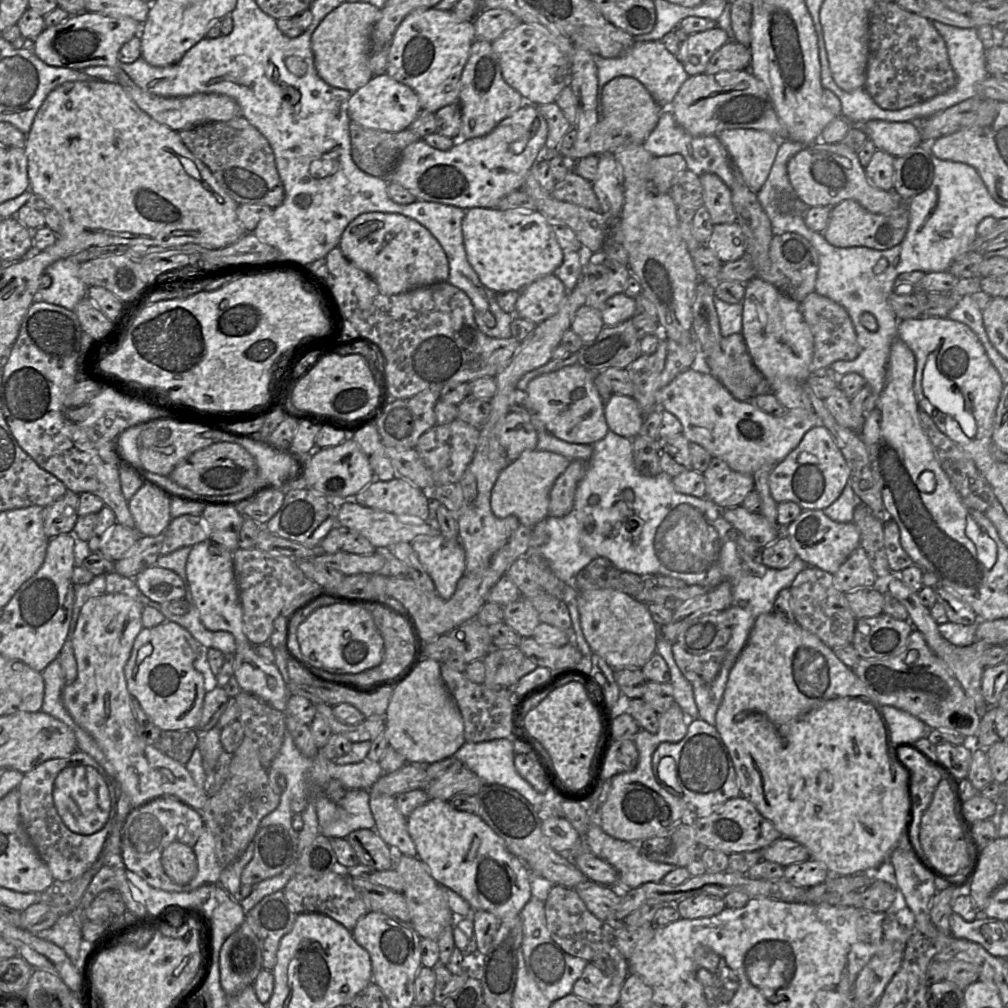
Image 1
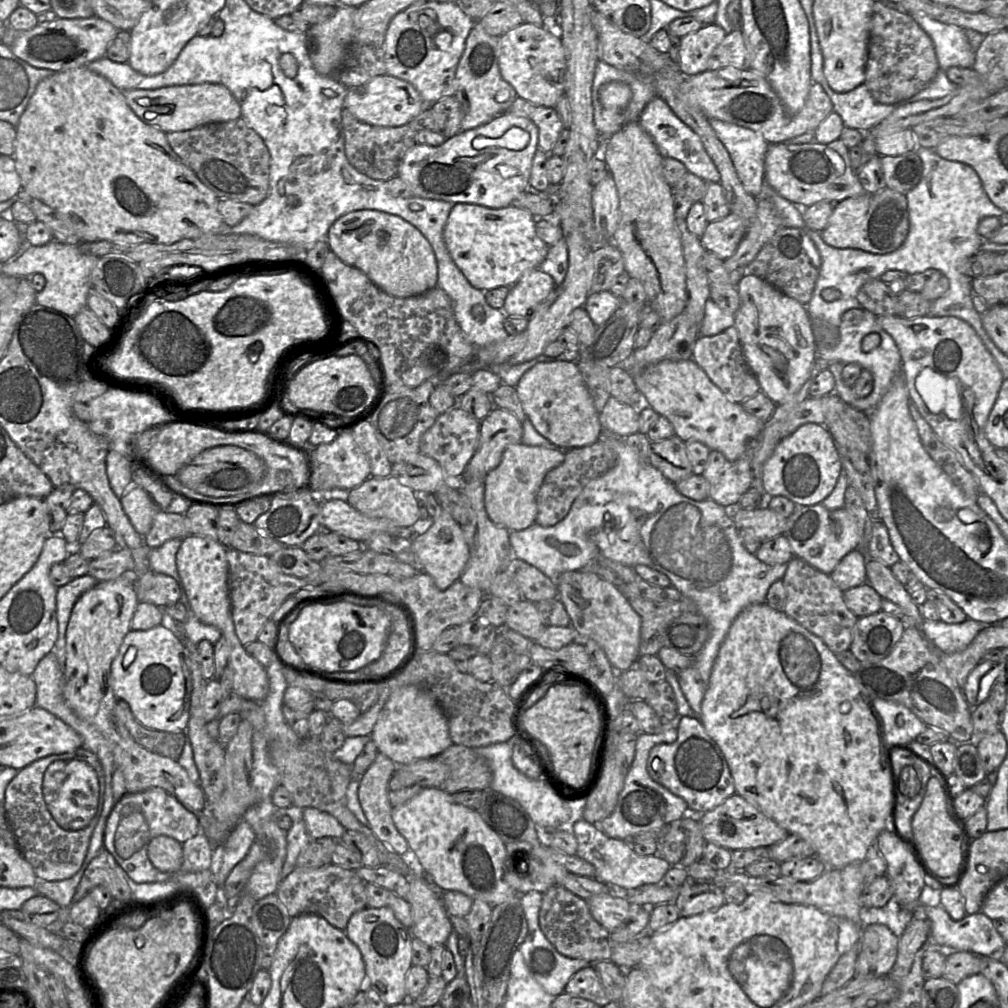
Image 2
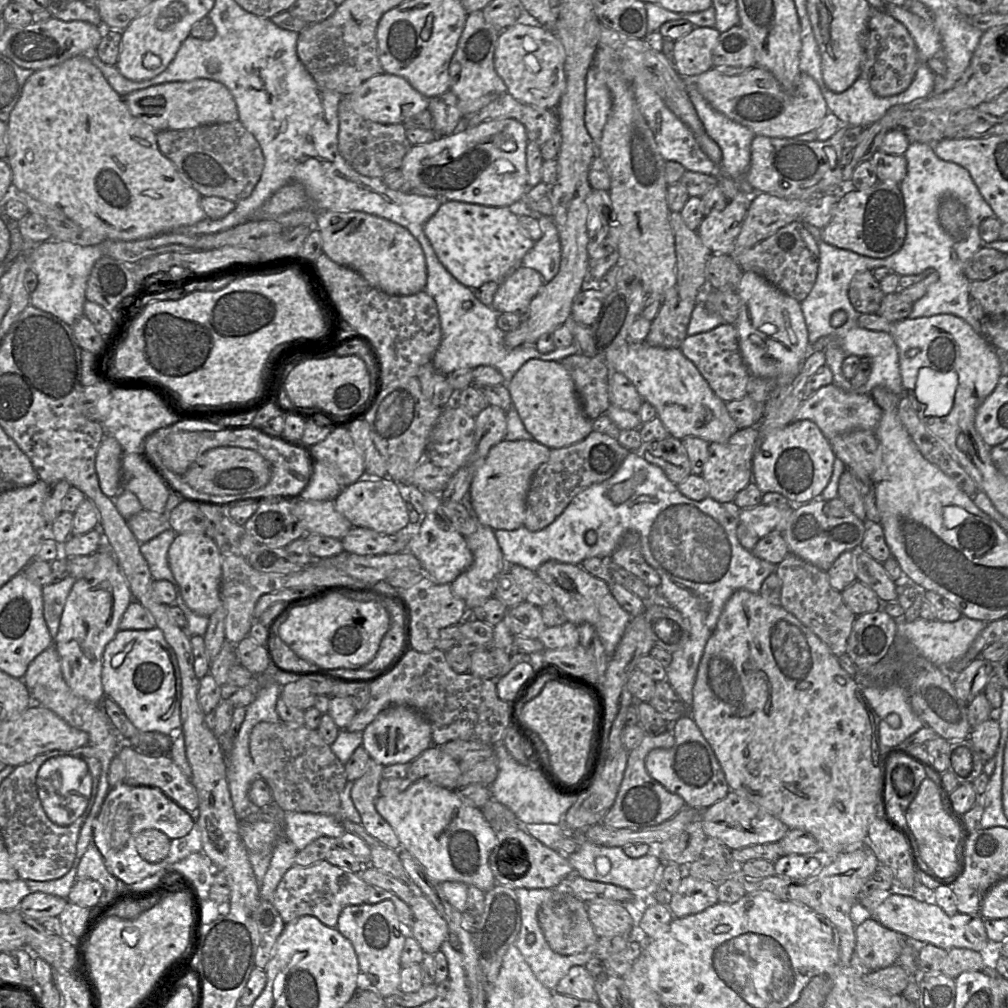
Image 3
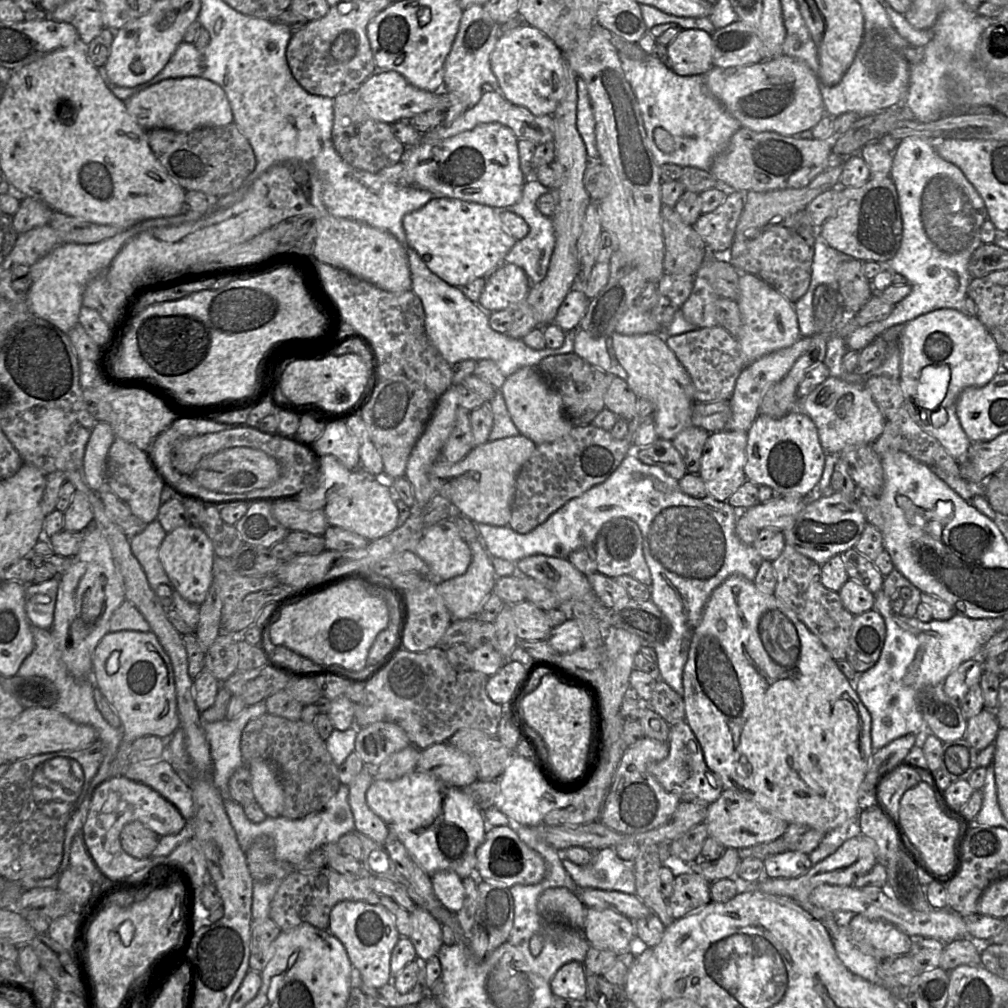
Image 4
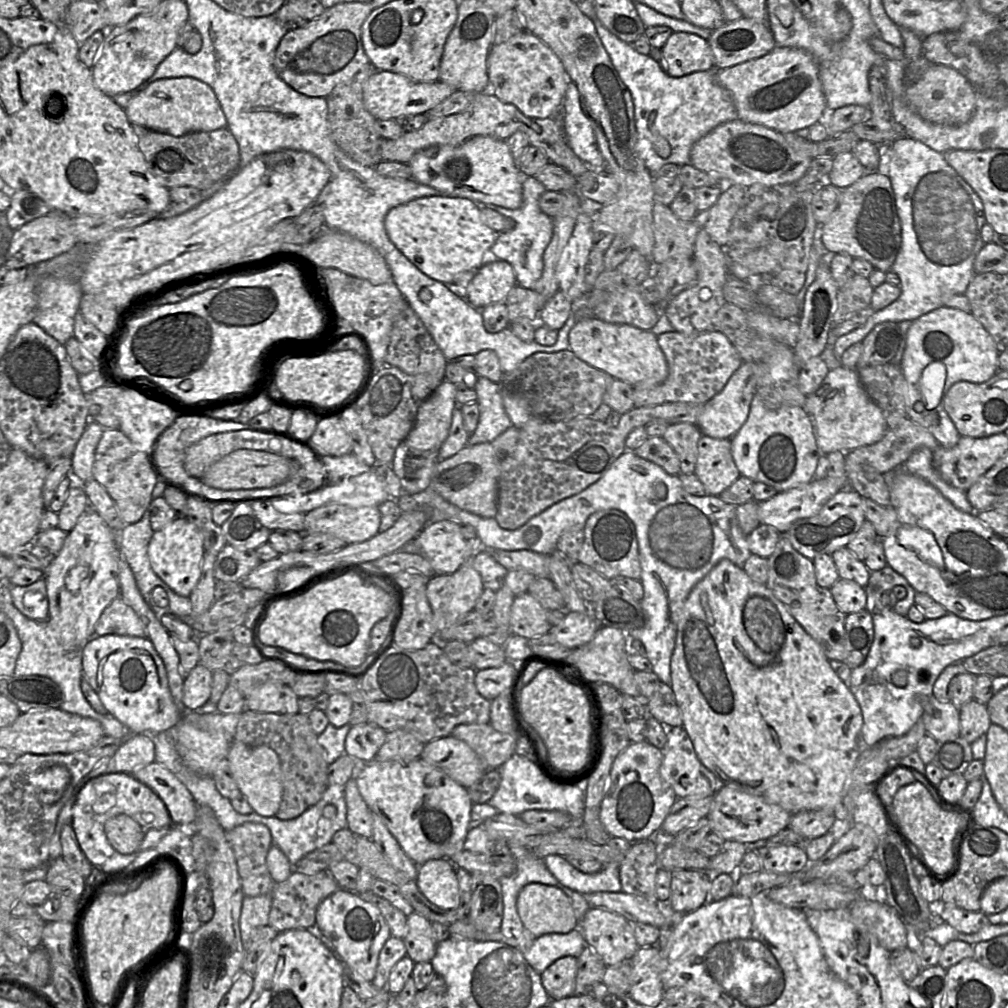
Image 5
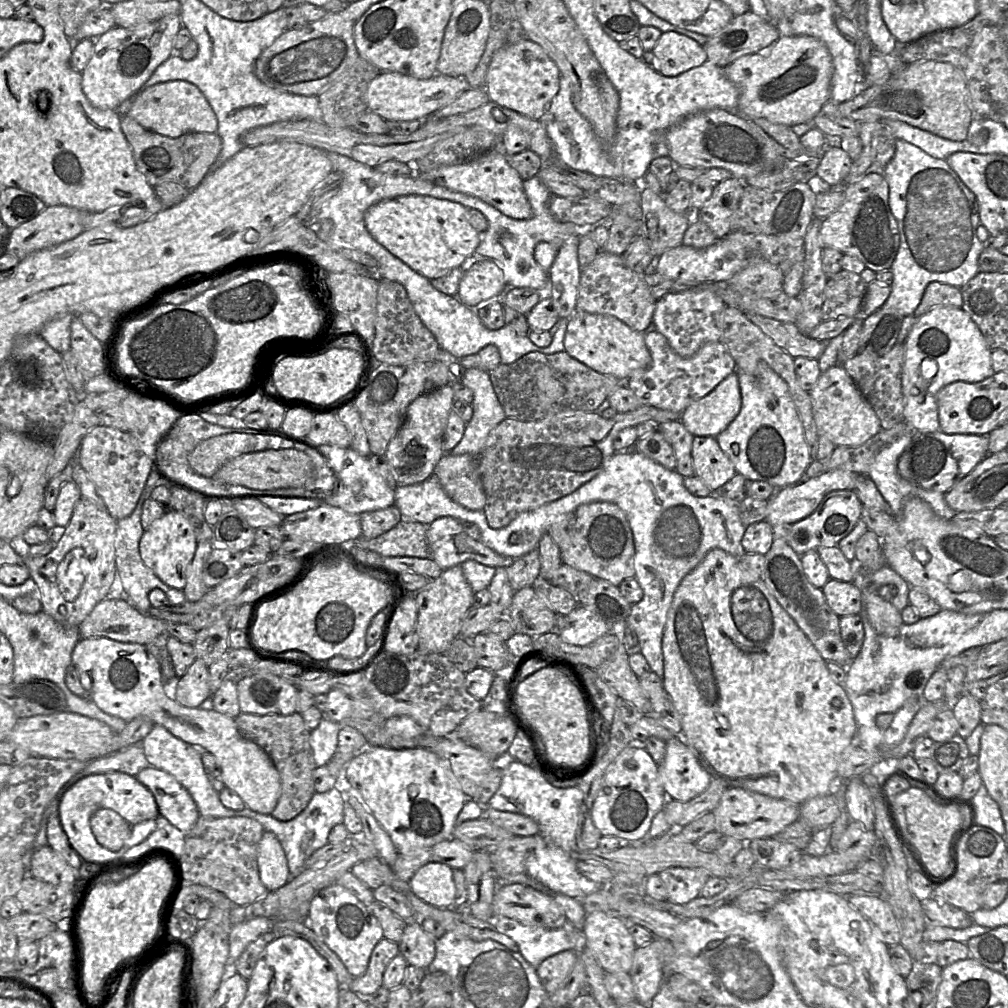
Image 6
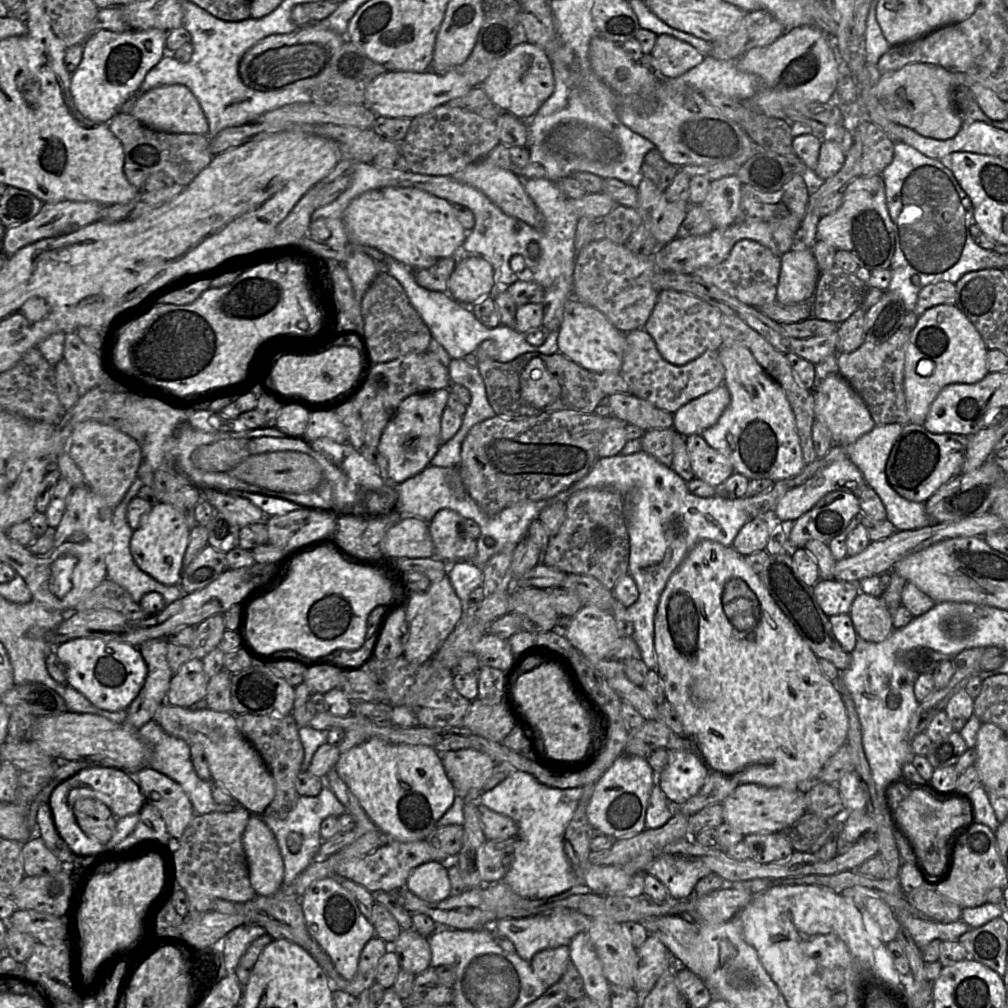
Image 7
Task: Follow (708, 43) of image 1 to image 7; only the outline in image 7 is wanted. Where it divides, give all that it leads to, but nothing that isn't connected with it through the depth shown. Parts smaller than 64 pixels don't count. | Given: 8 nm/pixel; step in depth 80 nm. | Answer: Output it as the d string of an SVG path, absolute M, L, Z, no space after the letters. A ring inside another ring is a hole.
M668 34L657 36L651 55L664 79L680 77L699 65L705 57L690 44Z

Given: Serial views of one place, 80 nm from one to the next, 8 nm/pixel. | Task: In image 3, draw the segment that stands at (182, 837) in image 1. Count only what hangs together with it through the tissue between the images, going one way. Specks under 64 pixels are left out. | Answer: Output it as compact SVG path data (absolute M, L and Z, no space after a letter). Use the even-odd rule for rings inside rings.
M127 783L110 788L100 811L93 822L93 844L102 855L109 872L125 884L133 884L160 872L159 878L167 876L165 864L149 863L141 858L135 847L135 836L145 830L154 829L170 839L186 836L194 827L190 813L168 798L159 789L148 786L132 786Z

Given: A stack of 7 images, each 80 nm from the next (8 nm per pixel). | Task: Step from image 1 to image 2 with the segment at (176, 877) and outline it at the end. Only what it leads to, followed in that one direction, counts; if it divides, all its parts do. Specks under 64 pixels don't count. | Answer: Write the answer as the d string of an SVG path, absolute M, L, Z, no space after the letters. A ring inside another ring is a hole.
M157 836L148 845L148 857L154 867L162 869L167 876L179 872L183 862L183 845L167 836Z

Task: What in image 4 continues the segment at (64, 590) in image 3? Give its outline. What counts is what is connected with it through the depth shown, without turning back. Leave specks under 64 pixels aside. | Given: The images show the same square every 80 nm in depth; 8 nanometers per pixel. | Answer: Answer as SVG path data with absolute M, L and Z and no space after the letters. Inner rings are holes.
M53 578L41 584L27 584L25 589L25 611L33 626L51 629L59 586Z

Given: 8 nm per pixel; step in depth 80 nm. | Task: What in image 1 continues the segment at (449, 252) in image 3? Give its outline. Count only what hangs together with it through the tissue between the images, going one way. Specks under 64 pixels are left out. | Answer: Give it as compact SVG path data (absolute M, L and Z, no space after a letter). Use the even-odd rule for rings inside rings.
M471 208L465 211L462 233L468 262L482 284L497 294L507 291L521 292L534 281L553 274L563 261L564 251L557 242L552 222L539 211Z

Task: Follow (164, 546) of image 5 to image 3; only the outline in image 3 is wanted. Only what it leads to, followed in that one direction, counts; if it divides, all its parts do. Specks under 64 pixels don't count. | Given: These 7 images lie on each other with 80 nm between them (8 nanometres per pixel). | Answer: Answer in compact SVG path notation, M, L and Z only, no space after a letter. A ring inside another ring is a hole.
M178 533L168 550L168 563L187 606L195 613L209 617L221 601L221 556L211 537L199 533Z

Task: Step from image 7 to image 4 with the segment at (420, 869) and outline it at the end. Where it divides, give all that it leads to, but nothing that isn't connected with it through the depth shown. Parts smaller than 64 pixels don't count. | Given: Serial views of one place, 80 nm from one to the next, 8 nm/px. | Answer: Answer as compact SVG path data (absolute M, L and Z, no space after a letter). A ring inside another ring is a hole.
M452 871L436 872L430 879L433 892L440 904L452 913L457 913L464 901L462 879Z

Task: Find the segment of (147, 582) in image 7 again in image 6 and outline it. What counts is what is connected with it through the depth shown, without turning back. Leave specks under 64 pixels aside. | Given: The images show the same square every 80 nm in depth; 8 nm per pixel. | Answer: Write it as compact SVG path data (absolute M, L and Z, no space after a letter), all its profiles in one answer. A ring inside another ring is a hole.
M154 469L150 474L151 475L146 482L145 488L133 513L126 518L116 520L115 532L115 566L118 576L118 584L123 588L126 600L143 614L148 614L152 607L148 598L148 593L154 588L159 588L165 593L170 606L180 605L186 601L183 590L170 587L163 583L153 571L144 564L139 553L139 542L144 533L144 528L141 525L142 505L146 499L151 499L150 494L153 489L161 484L165 484L165 480L160 478Z

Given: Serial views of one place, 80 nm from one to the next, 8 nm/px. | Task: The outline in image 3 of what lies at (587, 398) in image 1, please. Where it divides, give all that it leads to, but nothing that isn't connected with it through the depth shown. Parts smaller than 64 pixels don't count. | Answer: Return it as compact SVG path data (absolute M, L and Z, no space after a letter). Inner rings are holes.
M527 361L507 388L512 407L538 443L550 449L563 448L582 441L593 431L592 420L583 413L574 382L560 361Z

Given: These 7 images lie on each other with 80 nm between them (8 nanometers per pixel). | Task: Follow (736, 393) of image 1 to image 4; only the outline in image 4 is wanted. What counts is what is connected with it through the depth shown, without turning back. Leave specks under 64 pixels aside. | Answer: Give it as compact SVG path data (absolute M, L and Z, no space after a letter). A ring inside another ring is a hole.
M719 325L665 338L667 346L674 352L692 380L694 402L729 401L736 380L746 366L737 338Z

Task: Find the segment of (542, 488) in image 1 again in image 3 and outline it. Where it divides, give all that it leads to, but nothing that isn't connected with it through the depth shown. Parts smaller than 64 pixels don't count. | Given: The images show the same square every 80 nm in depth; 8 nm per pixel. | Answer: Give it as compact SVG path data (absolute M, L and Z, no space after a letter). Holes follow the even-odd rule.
M503 440L493 446L476 470L468 492L471 509L477 521L493 530L514 530L524 524L526 500L532 477L541 464L549 459L551 449L533 440Z

